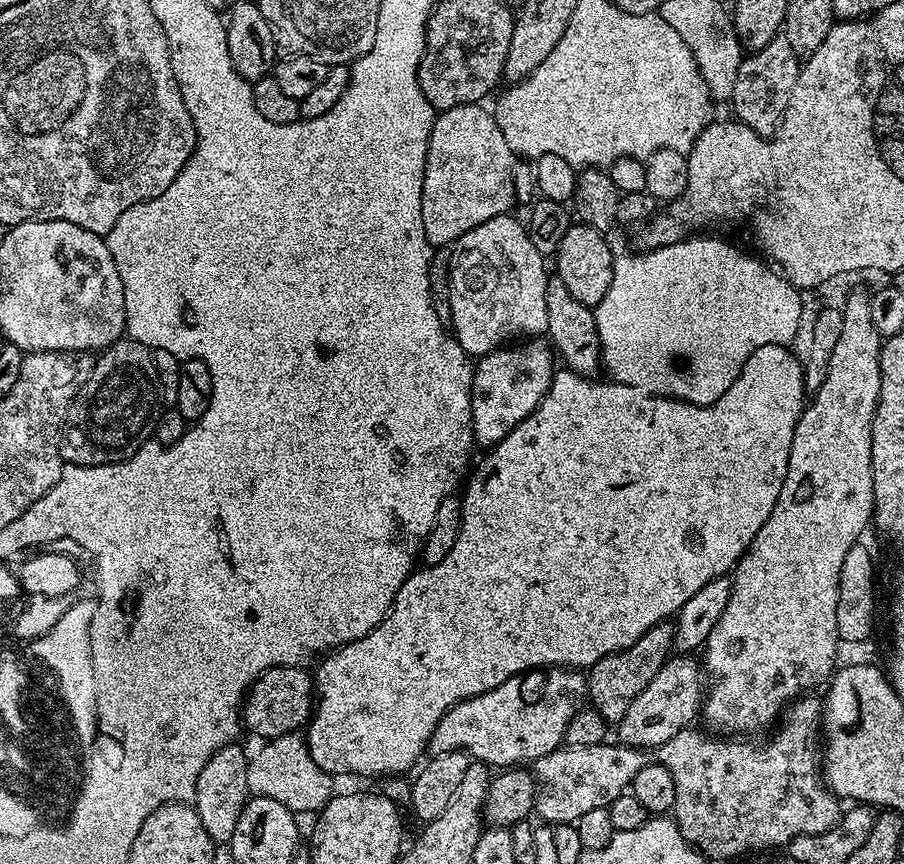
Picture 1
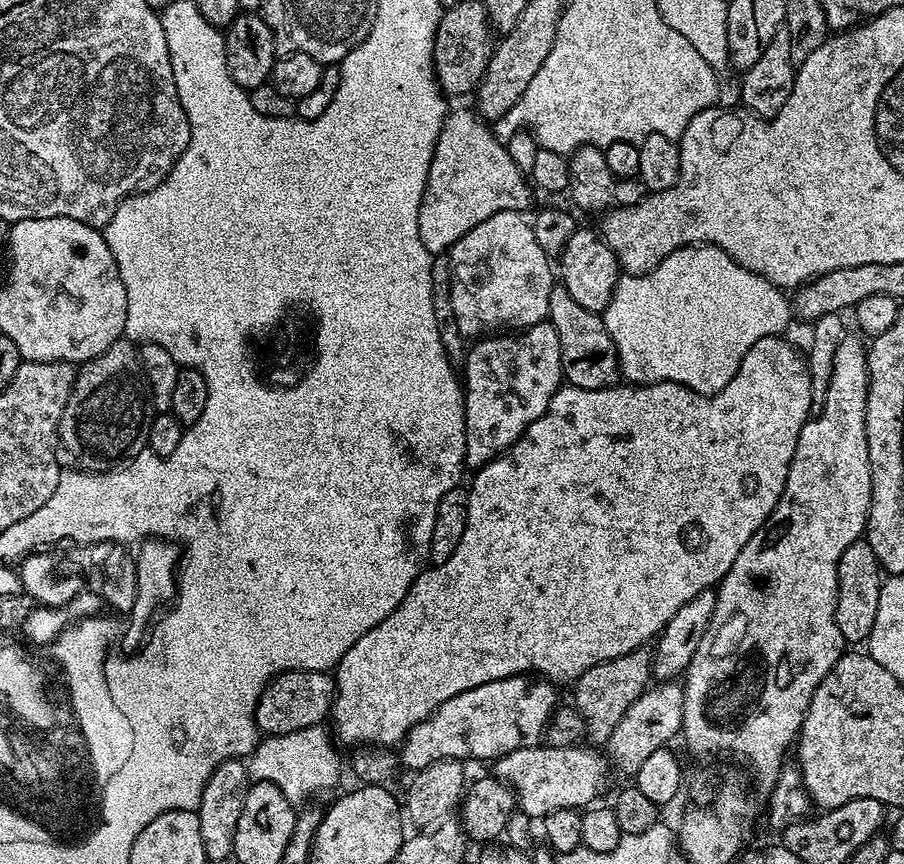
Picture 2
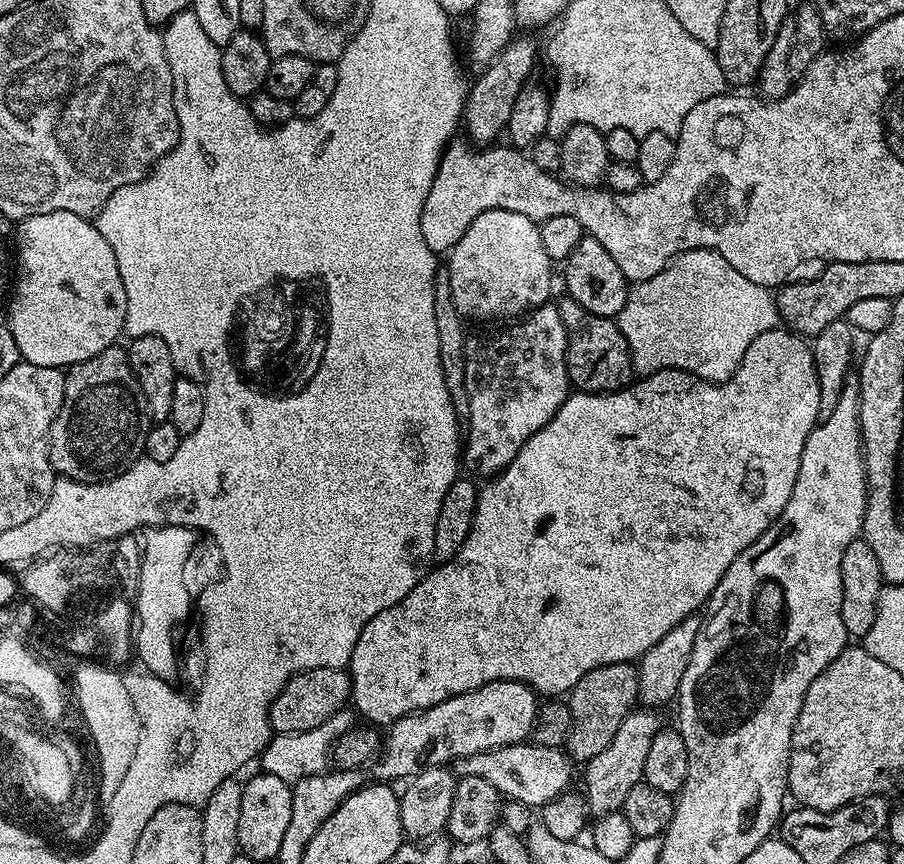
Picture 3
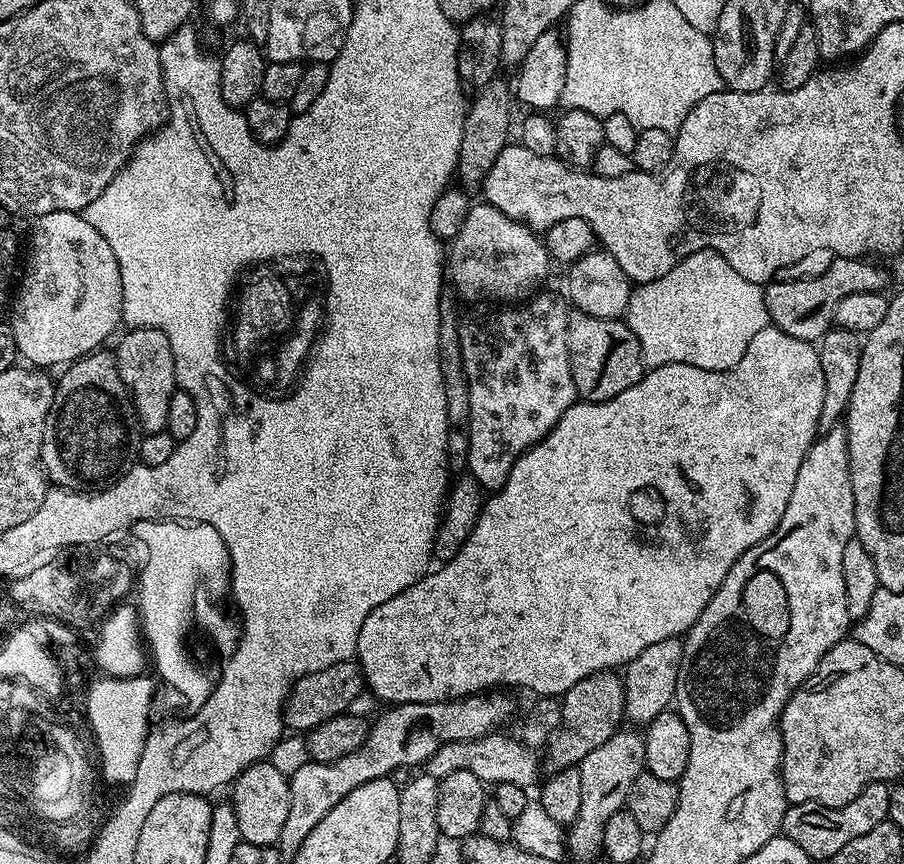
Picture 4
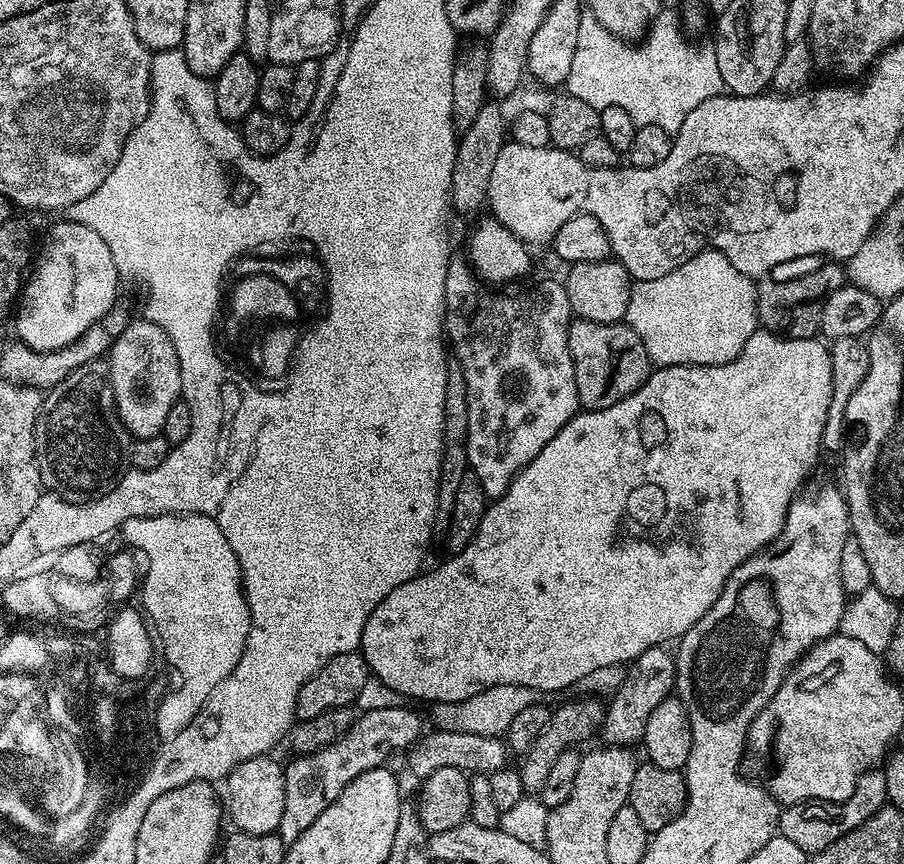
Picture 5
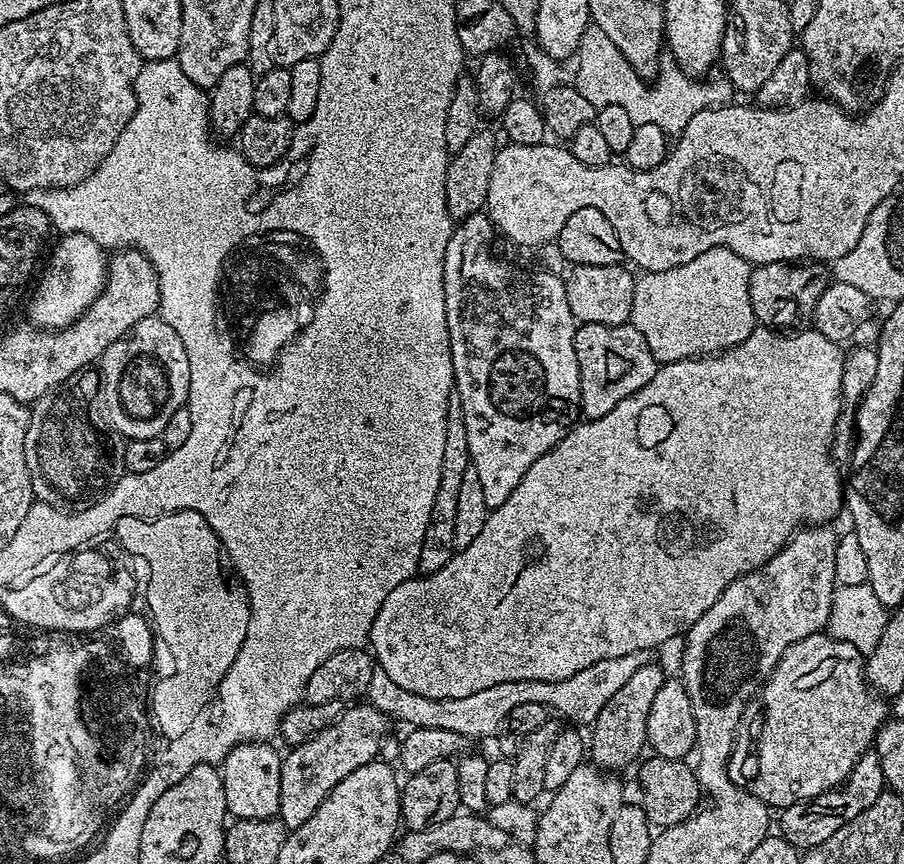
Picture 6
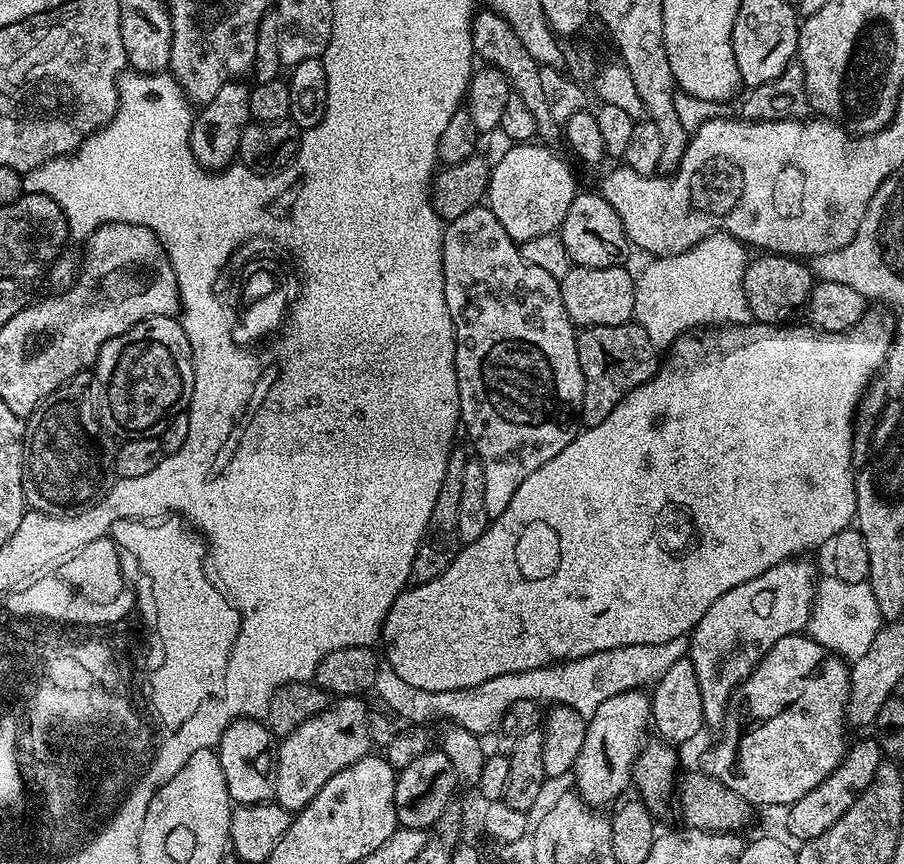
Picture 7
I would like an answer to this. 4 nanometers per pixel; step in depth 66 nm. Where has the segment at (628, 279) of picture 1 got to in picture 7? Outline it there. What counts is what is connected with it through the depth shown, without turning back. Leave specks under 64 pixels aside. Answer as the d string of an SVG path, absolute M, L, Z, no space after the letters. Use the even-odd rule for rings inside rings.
M715 232L699 240L690 250L673 256L653 259L635 277L634 310L635 323L646 330L646 338L657 350L671 349L672 344L685 332L703 329L705 326L731 326L747 324L752 320L744 293L744 275L750 263L750 252L739 240L725 232Z

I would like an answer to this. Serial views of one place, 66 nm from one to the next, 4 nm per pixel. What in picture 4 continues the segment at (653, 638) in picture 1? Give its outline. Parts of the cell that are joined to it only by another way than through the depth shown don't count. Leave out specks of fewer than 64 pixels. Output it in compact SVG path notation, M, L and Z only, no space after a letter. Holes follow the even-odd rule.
M609 670L607 672L595 672L593 676L587 676L582 682L578 682L574 686L570 686L570 690L565 692L562 699L560 700L560 705L562 706L562 722L558 726L558 730L552 737L548 739L546 745L546 753L548 752L548 760L546 756L546 764L549 769L559 770L562 768L574 768L580 765L582 758L586 758L586 754L590 754L590 750L598 750L598 746L602 746L602 742L606 742L614 733L625 723L624 719L624 681L615 671Z

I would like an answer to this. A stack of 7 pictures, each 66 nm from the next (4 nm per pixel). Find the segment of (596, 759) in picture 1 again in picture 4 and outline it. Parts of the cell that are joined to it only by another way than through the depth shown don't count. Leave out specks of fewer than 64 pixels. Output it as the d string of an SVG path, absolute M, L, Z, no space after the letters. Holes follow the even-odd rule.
M493 734L484 736L480 740L463 740L462 742L445 742L438 751L428 759L426 765L426 772L429 776L443 778L446 774L454 774L458 770L470 770L470 774L474 774L474 778L478 778L484 783L485 786L495 786L498 784L505 784L506 782L514 782L514 786L522 786L525 790L531 789L531 784L536 779L539 781L540 764L542 768L542 760L540 760L535 751L527 748L523 742L520 741L515 735L504 736L505 734Z

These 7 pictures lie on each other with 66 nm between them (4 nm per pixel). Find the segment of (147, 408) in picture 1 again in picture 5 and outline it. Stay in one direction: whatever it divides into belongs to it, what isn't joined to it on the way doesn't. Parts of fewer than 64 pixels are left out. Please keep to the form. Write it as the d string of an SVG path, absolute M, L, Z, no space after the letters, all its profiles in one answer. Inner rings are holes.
M103 359L78 366L65 380L47 389L36 419L36 465L41 485L75 504L106 495L129 471L130 434L116 413Z

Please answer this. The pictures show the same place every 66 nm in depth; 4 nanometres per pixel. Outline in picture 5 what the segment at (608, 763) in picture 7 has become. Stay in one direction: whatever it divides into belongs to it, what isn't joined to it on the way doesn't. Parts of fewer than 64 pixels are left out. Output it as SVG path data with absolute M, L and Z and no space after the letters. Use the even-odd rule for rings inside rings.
M667 647L651 648L627 665L621 686L610 696L604 715L603 743L608 746L636 746L643 741L646 722L654 706L673 695L676 686L676 658Z

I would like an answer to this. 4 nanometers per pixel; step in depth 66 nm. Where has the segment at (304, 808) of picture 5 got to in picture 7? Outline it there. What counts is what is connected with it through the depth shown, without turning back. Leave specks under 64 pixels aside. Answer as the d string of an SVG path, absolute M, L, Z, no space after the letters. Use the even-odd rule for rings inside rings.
M358 696L333 699L328 708L302 722L289 736L279 741L275 749L275 803L282 805L287 812L301 812L312 801L314 794L318 794L318 790L322 790L322 786L326 786L326 782L338 774L338 770L346 770L346 766L369 755L373 747L368 725L370 708L364 702Z

